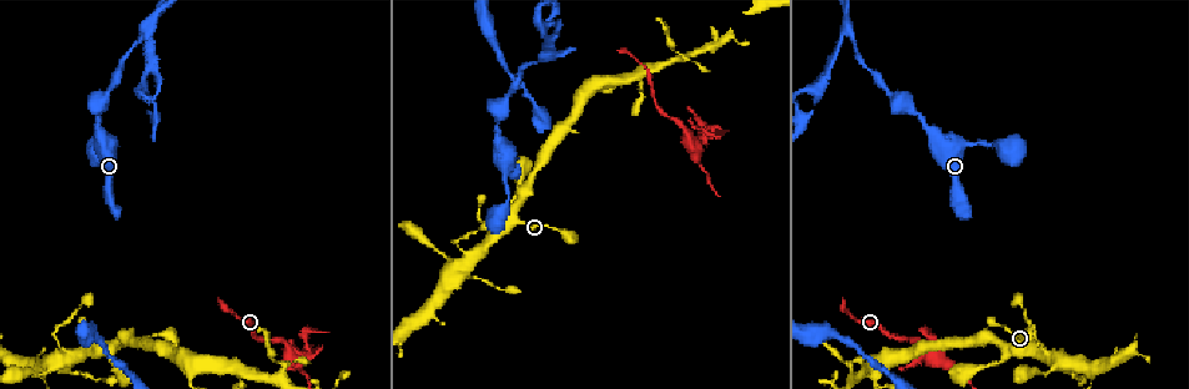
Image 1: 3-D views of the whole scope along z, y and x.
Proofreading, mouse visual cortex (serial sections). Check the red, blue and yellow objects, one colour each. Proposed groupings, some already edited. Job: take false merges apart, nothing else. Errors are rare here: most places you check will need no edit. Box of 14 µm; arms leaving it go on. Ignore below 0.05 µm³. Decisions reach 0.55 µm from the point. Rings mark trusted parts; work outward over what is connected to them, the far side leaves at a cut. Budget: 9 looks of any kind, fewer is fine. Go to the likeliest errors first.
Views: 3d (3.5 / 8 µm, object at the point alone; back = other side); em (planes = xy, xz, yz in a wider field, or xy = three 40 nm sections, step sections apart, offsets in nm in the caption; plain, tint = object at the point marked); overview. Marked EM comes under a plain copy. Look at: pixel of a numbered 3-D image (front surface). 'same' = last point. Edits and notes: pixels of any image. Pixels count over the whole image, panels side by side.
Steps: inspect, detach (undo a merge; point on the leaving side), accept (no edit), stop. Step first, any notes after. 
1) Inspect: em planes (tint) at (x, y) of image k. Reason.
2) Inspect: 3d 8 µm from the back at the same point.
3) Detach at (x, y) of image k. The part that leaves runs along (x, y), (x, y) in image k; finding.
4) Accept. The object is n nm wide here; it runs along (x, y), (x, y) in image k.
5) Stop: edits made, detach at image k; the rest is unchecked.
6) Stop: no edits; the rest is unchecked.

Inspect: 3d 8 µm from the back at (690, 137) of image 1. Branch point.

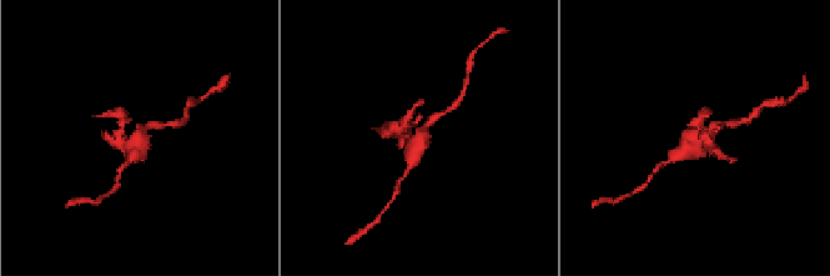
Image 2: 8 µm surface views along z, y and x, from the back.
Inspect: em xy step 1 (tint) at (420, 136) of image 2.

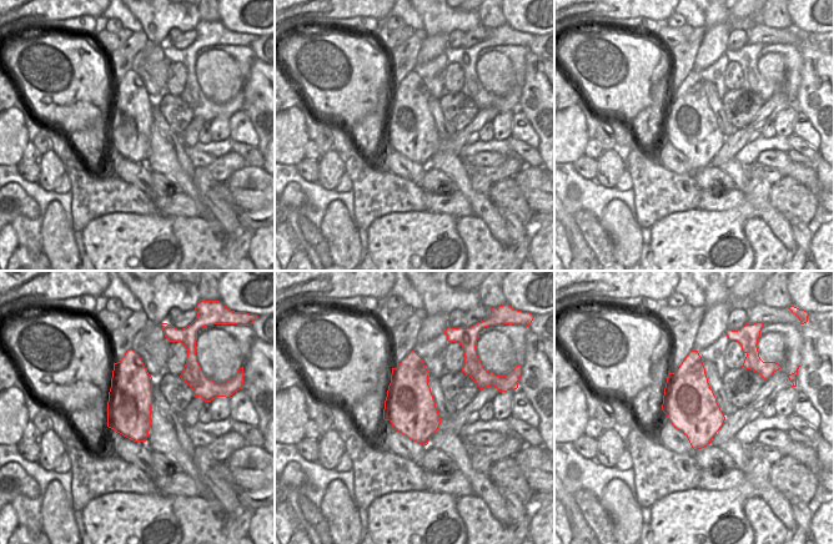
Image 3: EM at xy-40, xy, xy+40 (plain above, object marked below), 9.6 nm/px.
Detach at (403, 123) of image 2. A second cell is stuck on.

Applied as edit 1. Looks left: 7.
Inspect: overview. See it whole again.

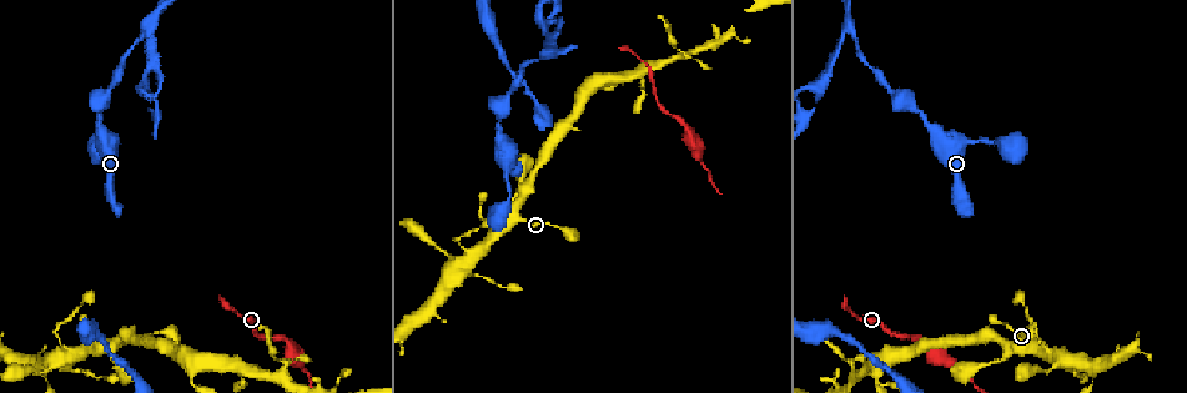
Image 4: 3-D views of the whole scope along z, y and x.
Inspect: 3d 3.5 µm at (550, 55) of image 4. Three-way junction.

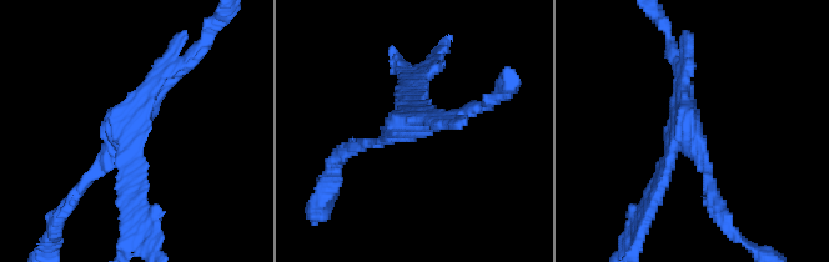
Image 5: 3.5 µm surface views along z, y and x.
Inspect: em xy step 2 (tint) at (127, 143) of image 5. 3 arms meet here; the arms are 150, 150, 200 nm wide; now the EM.

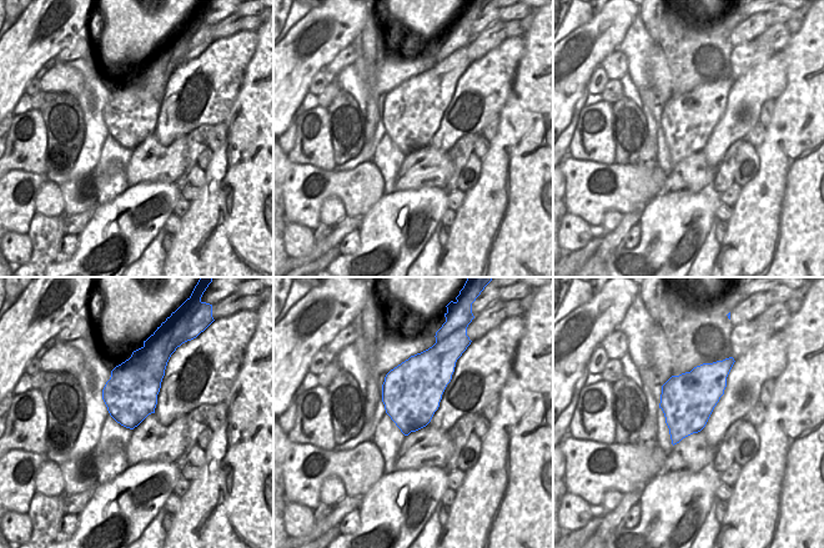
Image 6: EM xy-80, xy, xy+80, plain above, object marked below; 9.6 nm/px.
Accept. It runs along (350, 147), (403, 131), (411, 86) in image 5; all the same cell.

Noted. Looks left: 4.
Inspect: 3d 3.5 µm at (150, 90) of image 4.

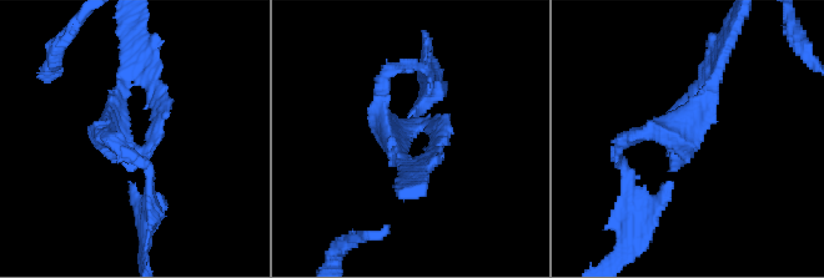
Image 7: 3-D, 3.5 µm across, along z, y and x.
Inspect: em xy step 1 (tint) at (117, 129) of image 7.

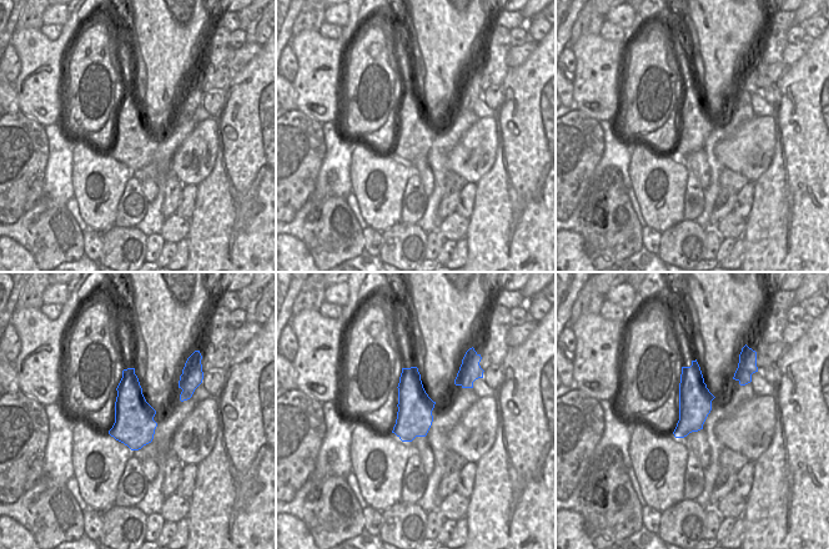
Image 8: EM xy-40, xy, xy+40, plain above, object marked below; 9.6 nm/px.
Accept. It runs along (720, 60), (689, 137), (622, 141) in image 7; all the same cell.

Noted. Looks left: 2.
Inspect: 3d 3.5 µm at (277, 376) of image 4. Three-way junction.

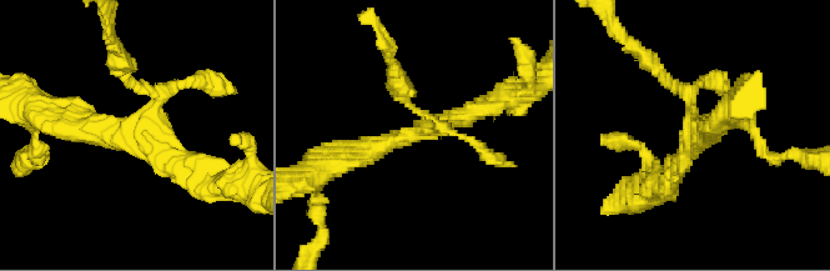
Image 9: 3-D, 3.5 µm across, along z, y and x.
Inspect: em xy step 3 (tint) at (418, 131) of image 9. Now the EM.

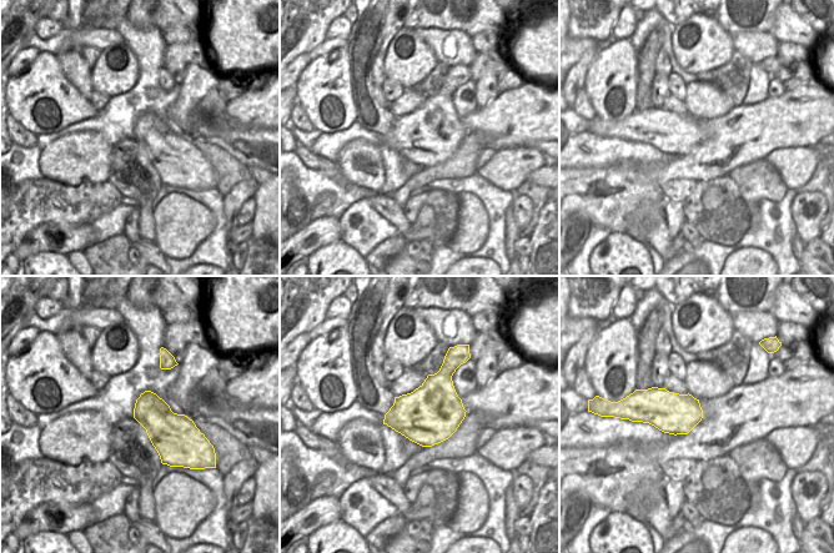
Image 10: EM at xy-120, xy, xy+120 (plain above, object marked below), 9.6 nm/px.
Accept. It runs along (66, 119), (142, 134), (204, 176) in image 9; continuous, no second cell.

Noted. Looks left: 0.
Stop: edits made, detach at image 2; the rest is unchecked.

